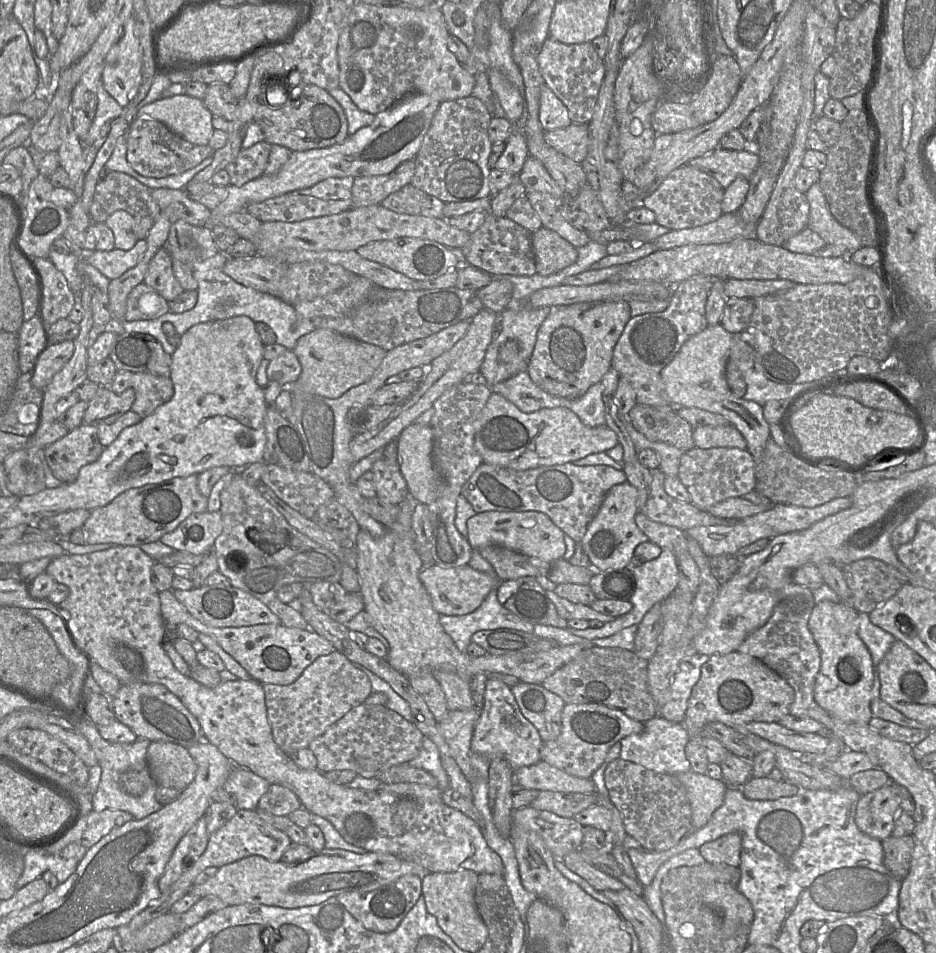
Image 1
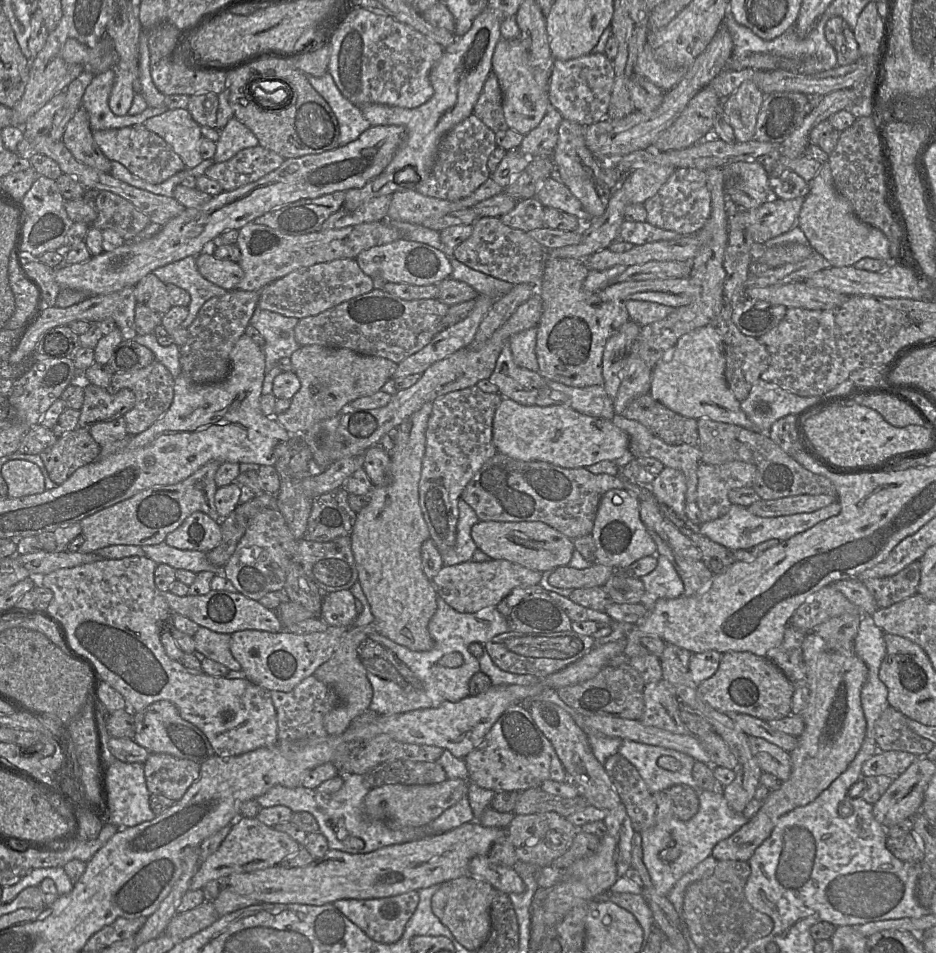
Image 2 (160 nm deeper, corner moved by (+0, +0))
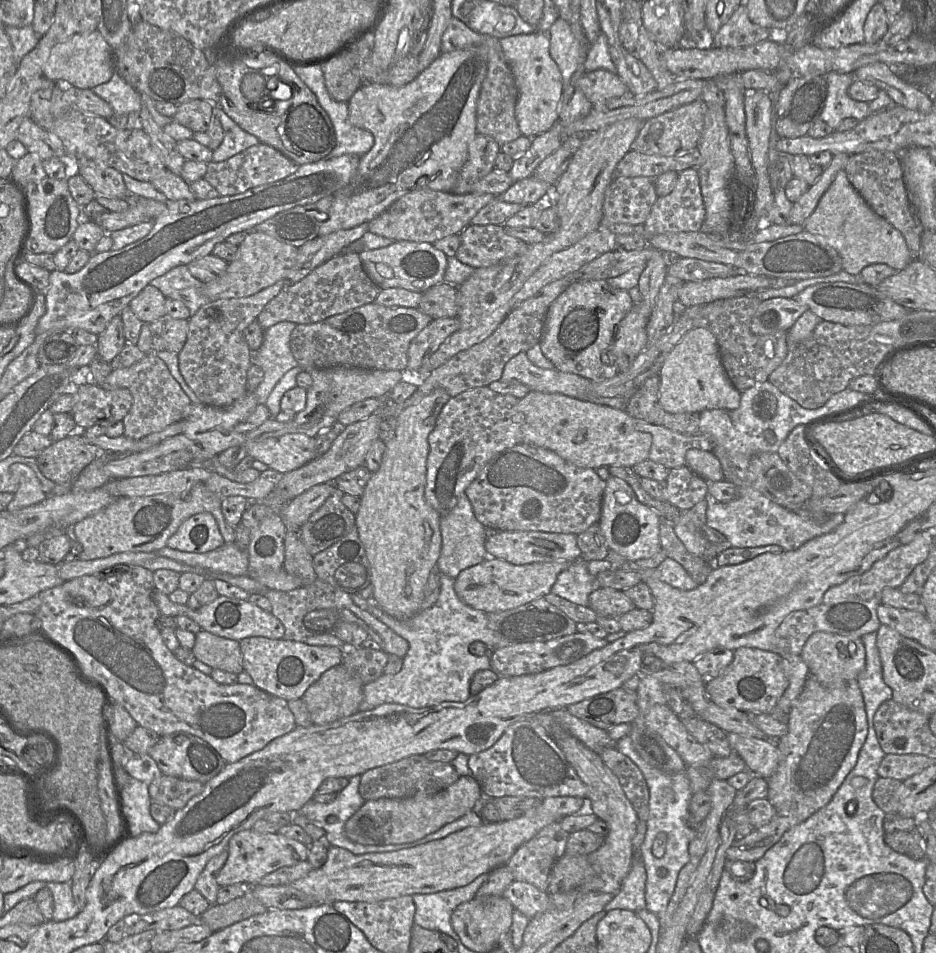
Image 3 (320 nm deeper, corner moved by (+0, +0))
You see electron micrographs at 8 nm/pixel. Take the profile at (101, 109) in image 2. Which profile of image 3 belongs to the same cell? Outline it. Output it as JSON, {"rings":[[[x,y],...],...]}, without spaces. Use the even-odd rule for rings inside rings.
{"rings":[[[116,71],[108,82],[91,90],[111,106],[114,115],[139,113],[142,107],[141,94],[126,83]]]}

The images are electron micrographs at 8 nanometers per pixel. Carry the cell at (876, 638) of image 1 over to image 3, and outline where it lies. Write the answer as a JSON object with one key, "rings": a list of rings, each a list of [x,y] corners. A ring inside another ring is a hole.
{"rings":[[[875,632],[865,634],[861,640],[865,647],[866,661],[863,671],[857,681],[864,700],[868,728],[874,729],[873,717],[878,707],[892,698],[892,689],[888,687],[882,677],[882,666],[876,645]]]}

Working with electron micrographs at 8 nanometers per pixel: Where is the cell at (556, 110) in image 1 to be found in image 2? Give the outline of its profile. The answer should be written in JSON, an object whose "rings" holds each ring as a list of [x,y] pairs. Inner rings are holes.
{"rings":[[[550,107],[539,125],[526,134],[519,146],[519,150],[529,158],[550,155],[552,158],[562,120],[561,113],[556,108]]]}

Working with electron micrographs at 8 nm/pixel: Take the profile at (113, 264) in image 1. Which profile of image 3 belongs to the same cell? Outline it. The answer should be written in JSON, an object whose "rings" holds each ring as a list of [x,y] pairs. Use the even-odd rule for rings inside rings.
{"rings":[[[344,154],[302,164],[294,173],[282,180],[264,184],[233,196],[218,196],[193,201],[181,199],[167,202],[166,210],[153,220],[151,231],[143,238],[119,250],[93,252],[87,264],[76,273],[68,274],[59,270],[50,272],[49,285],[45,292],[46,312],[37,323],[35,335],[48,331],[70,332],[74,329],[84,329],[96,336],[100,335],[110,321],[115,316],[120,315],[131,300],[153,279],[162,276],[174,267],[188,265],[193,260],[211,254],[216,244],[224,242],[232,234],[252,231],[256,225],[280,212],[296,206],[311,204],[325,196],[333,195],[353,178],[360,157]]]}

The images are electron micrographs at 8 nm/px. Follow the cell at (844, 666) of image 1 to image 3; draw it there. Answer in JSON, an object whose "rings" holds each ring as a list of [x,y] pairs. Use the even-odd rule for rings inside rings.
{"rings":[[[809,675],[788,714],[787,725],[787,733],[775,741],[779,750],[778,766],[767,778],[767,799],[774,807],[775,814],[768,824],[755,828],[743,838],[737,838],[726,851],[727,860],[756,862],[781,839],[787,830],[805,821],[830,802],[846,776],[855,767],[859,751],[867,737],[867,715],[857,679],[849,680],[836,688],[827,688]]]}

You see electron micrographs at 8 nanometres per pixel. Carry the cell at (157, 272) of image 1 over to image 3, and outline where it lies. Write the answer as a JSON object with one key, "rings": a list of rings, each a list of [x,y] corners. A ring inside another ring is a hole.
{"rings":[[[148,284],[131,300],[129,307],[139,320],[150,324],[166,318],[165,299],[158,288]]]}

